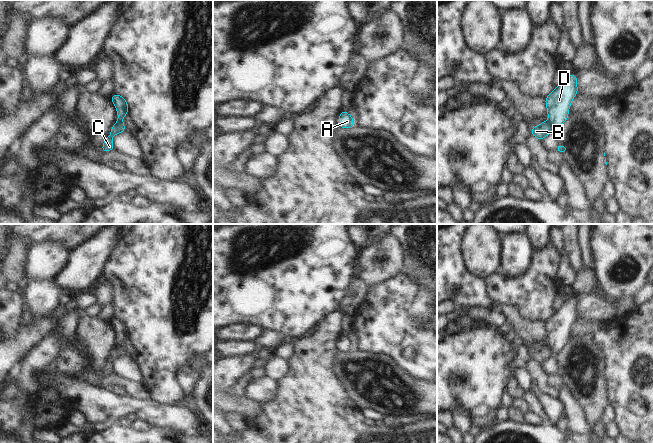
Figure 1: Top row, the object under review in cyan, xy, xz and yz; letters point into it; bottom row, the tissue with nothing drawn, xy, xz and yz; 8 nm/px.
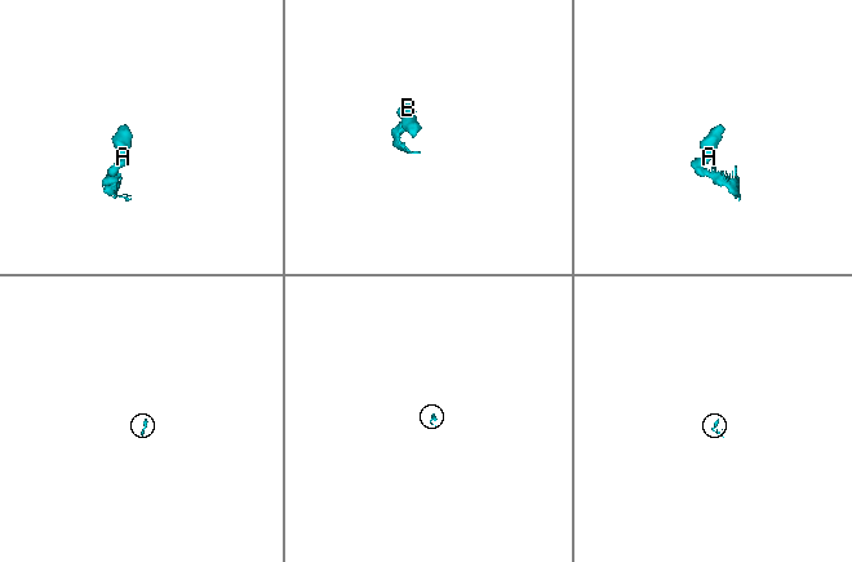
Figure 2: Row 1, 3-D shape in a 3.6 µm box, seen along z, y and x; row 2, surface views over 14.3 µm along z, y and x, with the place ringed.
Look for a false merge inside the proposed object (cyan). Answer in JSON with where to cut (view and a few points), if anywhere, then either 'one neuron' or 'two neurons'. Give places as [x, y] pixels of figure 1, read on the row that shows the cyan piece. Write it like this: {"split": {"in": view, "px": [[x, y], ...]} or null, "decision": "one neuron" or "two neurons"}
{"split": {"in": "yz", "px": [[548, 120], [554, 130]]}, "decision": "two neurons"}

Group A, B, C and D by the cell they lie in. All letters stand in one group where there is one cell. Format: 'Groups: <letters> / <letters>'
Groups: A D / B C.

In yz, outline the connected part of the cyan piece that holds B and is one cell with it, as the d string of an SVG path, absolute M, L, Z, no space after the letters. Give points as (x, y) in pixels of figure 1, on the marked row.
M549 121L542 122L539 126L531 128L531 134L540 140L545 138L549 133L553 131L554 130L550 125Z

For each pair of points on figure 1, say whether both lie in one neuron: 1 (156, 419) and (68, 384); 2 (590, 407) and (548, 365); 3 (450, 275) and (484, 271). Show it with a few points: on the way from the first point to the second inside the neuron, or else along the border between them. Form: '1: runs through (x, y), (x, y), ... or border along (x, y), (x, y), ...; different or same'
1: runs through (134, 405), (98, 405), (90, 400); same
2: border along (554, 355), (557, 361), (558, 373); different
3: border along (462, 251), (462, 260), (467, 270), (484, 281); different

